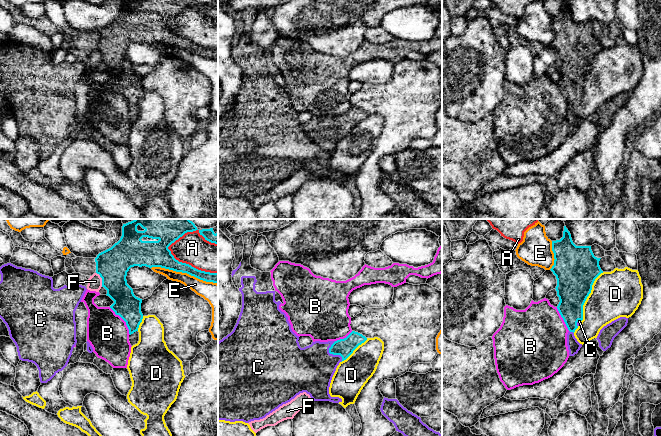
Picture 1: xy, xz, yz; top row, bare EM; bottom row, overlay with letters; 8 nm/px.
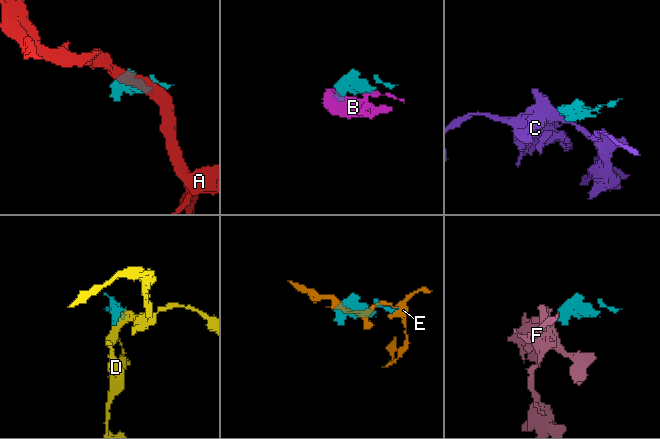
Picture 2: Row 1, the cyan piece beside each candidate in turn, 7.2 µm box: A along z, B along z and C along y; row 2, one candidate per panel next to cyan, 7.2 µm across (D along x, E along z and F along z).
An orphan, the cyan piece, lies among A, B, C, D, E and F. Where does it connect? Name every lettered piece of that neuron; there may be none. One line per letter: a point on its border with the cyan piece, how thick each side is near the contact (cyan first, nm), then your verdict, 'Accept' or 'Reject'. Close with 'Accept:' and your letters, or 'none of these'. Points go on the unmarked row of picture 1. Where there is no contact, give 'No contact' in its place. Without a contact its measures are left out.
A: Touches cyan at xy (190, 41). Thickness 170 nm (cyan) against 260 nm. Reject
B: Touches cyan at xy (123, 95). Thickness 200 nm (cyan) against 320 nm. Reject
C: Touches cyan at xz (332, 129). Thickness 140 nm (cyan) against 360 nm. Accept
D: Touches cyan at yz (588, 71). Thickness 360 nm (cyan) against 380 nm. Reject
E: Touches cyan at xy (184, 48). Thickness 190 nm (cyan) against 140 nm. Reject
F: Touches cyan at xy (102, 55). Thickness 260 nm (cyan) against 110 nm. Reject
Accept: C

